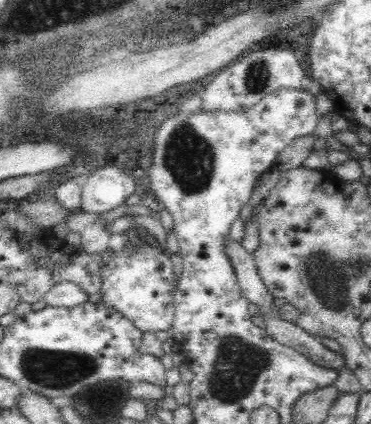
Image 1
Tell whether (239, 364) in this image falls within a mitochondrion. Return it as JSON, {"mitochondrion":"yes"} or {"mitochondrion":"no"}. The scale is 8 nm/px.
{"mitochondrion":"yes"}

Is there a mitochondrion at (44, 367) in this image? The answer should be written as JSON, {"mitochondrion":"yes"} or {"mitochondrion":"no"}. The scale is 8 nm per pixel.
{"mitochondrion":"yes"}

